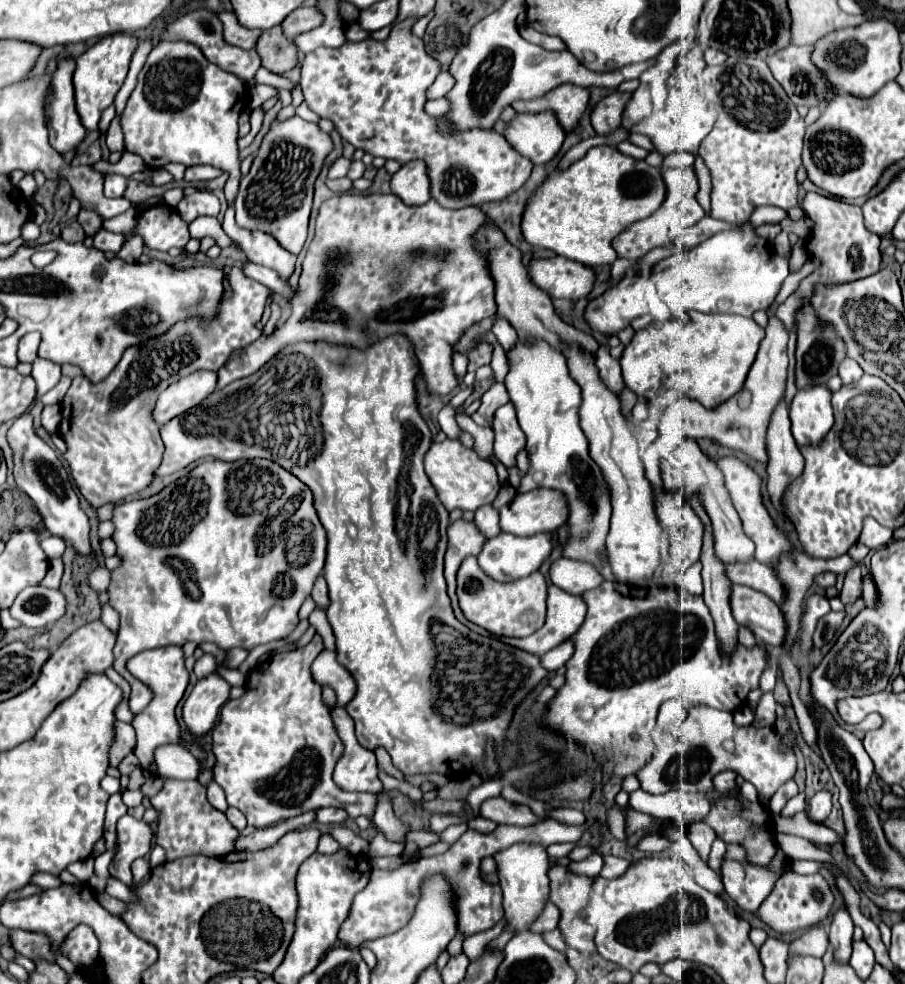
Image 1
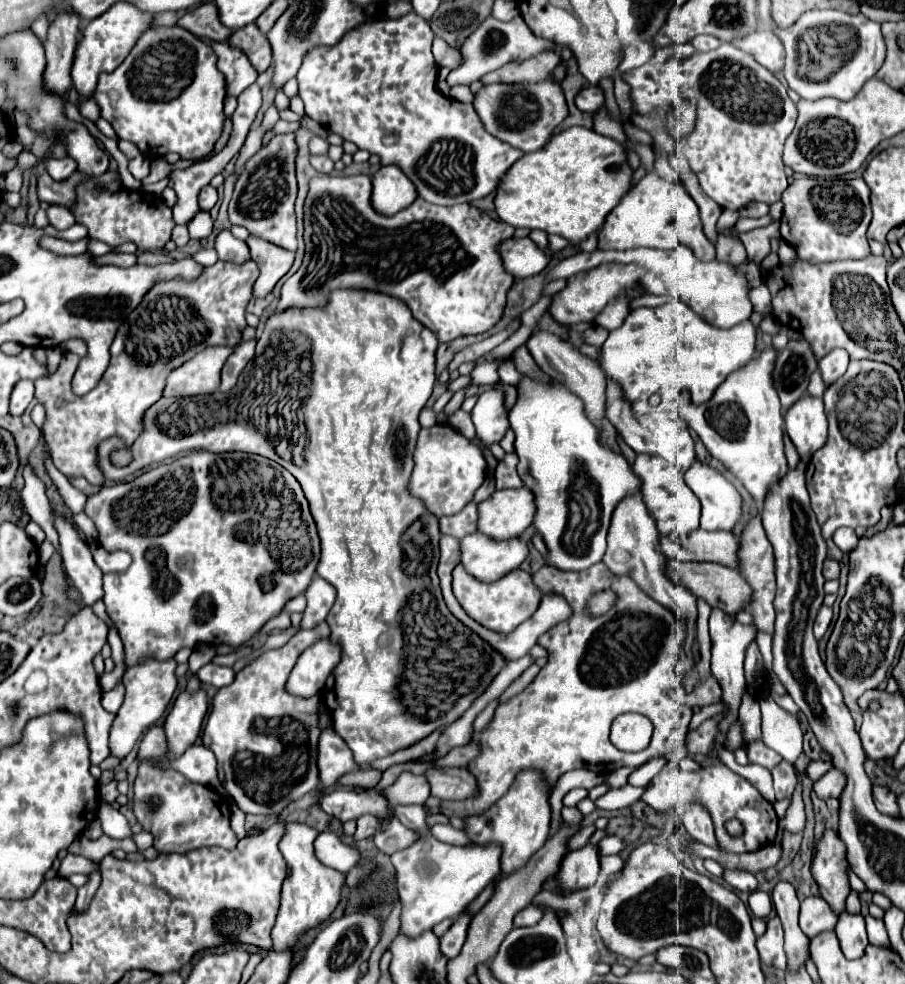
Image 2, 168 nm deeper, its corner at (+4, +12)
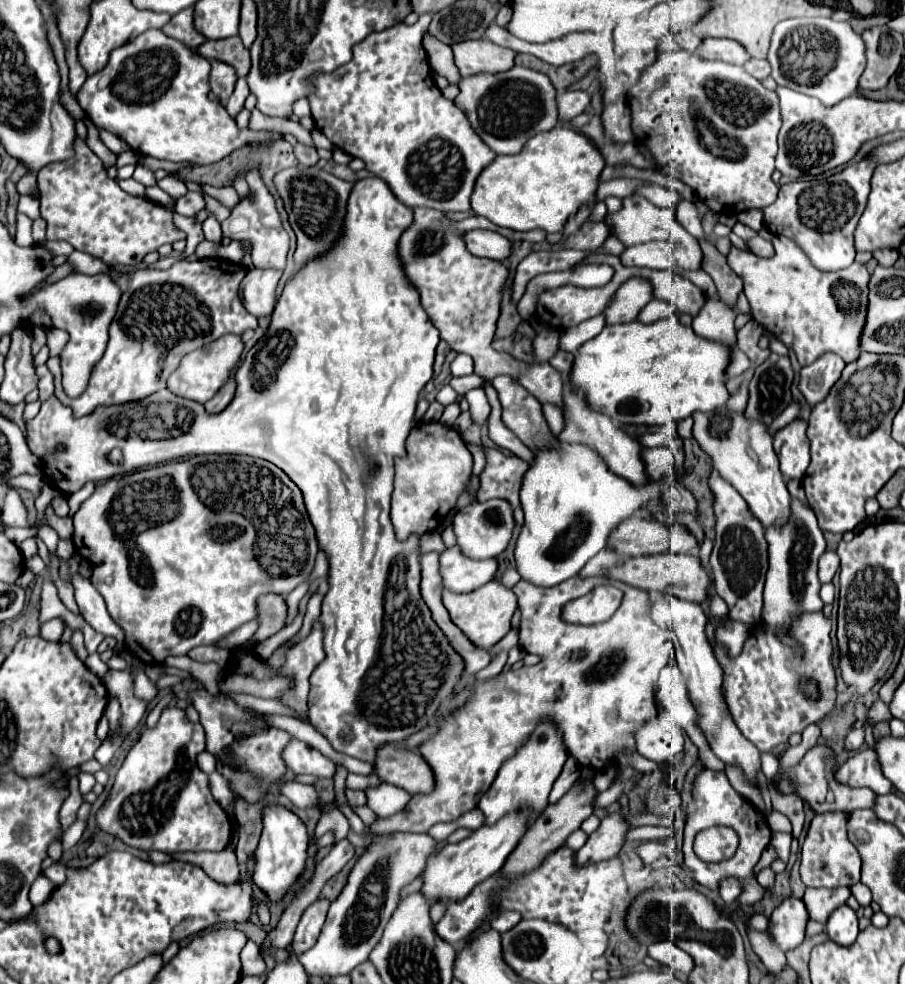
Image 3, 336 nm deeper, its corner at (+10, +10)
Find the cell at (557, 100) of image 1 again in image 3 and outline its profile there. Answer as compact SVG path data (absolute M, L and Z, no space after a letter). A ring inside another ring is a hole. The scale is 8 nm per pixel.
M471 40L459 42L453 48L455 64L463 78L475 74L499 74L503 70L511 70L515 66L517 52L497 46L491 40Z

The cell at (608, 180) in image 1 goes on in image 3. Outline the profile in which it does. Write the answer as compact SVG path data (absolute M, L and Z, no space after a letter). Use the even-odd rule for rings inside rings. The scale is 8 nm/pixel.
M553 128L547 134L533 136L523 152L515 156L497 156L477 178L471 208L497 226L511 230L561 232L565 222L583 206L595 206L599 176L605 158L593 142L571 128Z

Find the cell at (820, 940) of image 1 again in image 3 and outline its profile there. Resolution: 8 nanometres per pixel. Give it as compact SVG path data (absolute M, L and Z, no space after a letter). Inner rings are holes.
M807 888L803 902L807 906L809 912L809 920L825 924L831 916L831 912L835 908L839 908L841 904L845 904L845 900L849 898L849 888Z

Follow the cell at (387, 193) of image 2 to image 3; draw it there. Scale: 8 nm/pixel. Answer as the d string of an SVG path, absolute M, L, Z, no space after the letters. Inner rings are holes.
M369 176L369 178L363 178L363 180L355 182L353 192L349 196L349 204L347 204L347 216L345 216L345 220L347 220L345 224L347 226L343 230L343 238L335 244L335 248L327 254L327 258L319 258L315 262L309 262L303 270L299 270L291 278L291 282L287 282L287 286L283 288L281 298L275 304L275 310L271 314L271 324L269 324L265 336L253 346L251 352L247 352L247 358L237 368L237 376L235 376L235 380L237 380L237 392L235 392L235 398L231 400L231 404L223 412L219 412L219 414L207 414L207 410L203 408L203 404L193 402L193 400L187 400L187 398L179 398L179 396L171 394L169 390L159 390L159 392L155 392L155 394L151 394L151 396L147 396L147 398L143 398L139 402L129 402L129 404L121 404L121 406L99 408L91 416L73 418L71 408L63 406L55 396L51 396L49 400L45 400L41 404L39 414L27 424L27 444L29 444L31 452L37 454L43 460L43 470L45 470L45 462L47 462L47 466L57 468L63 474L63 478L53 478L51 482L57 488L61 488L63 492L67 492L67 494L77 492L89 480L103 482L103 480L109 480L113 476L139 470L141 466L163 464L163 462L169 462L169 460L175 460L175 458L197 456L197 454L247 454L247 456L269 460L275 466L279 466L283 472L287 472L289 478L303 492L305 508L307 508L309 520L311 520L311 524L315 528L319 550L323 550L327 554L327 560L329 560L329 592L323 598L323 612L321 612L321 618L319 618L321 624L323 624L323 632L325 632L323 634L325 660L311 674L309 720L311 720L313 728L319 730L331 742L331 746L337 752L347 754L347 756L353 756L353 758L359 758L359 760L367 760L367 762L373 762L375 760L375 754L377 754L377 748L379 746L383 746L383 744L401 744L411 734L419 732L429 722L433 722L435 712L441 708L441 702L447 700L451 696L451 692L455 692L455 686L461 682L461 676L465 672L463 658L447 642L447 636L443 634L443 630L439 630L439 626L435 624L435 620L429 616L429 610L423 610L421 612L419 606L417 606L417 602L413 602L409 598L409 594L407 594L407 592L421 592L419 590L419 582L421 582L421 536L419 534L411 534L405 542L399 542L395 538L395 532L393 532L393 526L391 526L391 518L389 518L389 502L391 502L393 476L395 476L395 458L403 458L403 454L405 454L405 438L407 438L409 430L413 428L413 416L415 416L415 406L417 406L419 394L421 394L423 386L433 376L433 358L435 358L435 348L439 344L439 330L431 324L429 316L421 308L419 294L407 282L405 272L401 268L401 262L397 258L397 242L399 242L399 236L403 234L403 230L411 224L411 216L413 216L411 214L411 208L403 206L403 202L399 202L395 198L395 194L391 192L391 188L381 178ZM279 362L283 362L283 364L279 366ZM275 366L279 366L277 374L275 374ZM145 420L149 420L147 426L151 426L151 432L157 432L159 430L163 434L161 436L151 436L151 438L147 436L145 438L143 436L143 432L145 432ZM121 428L129 428L125 436L121 436ZM57 444L65 444L67 450L63 454L53 454L51 458L45 458ZM113 448L121 448L123 450L123 458L125 458L123 466L113 466L113 464L107 462L107 454ZM447 660L449 660L449 664L447 664ZM445 664L447 664L447 674L445 674ZM365 682L367 682L367 688L365 688ZM379 720L385 720L385 722L379 722ZM393 720L395 720L395 724L393 724Z

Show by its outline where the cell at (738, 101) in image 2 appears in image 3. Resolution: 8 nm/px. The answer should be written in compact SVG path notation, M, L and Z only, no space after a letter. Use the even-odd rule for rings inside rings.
M687 50L661 52L629 90L629 106L633 110L633 134L637 142L643 142L651 150L657 168L691 186L701 202L715 214L739 214L751 208L765 208L775 202L779 186L771 180L771 174L775 172L777 134L783 122L779 96L773 90L767 90L743 66L705 60ZM731 140L741 146L741 154L729 154L723 150L723 142Z

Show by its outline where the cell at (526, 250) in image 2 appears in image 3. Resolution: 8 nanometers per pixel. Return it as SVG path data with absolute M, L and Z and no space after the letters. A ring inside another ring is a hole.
M473 230L469 234L465 234L465 242L467 242L467 250L479 258L489 258L495 262L503 262L511 256L511 240L503 238L497 232L489 232L489 230Z

